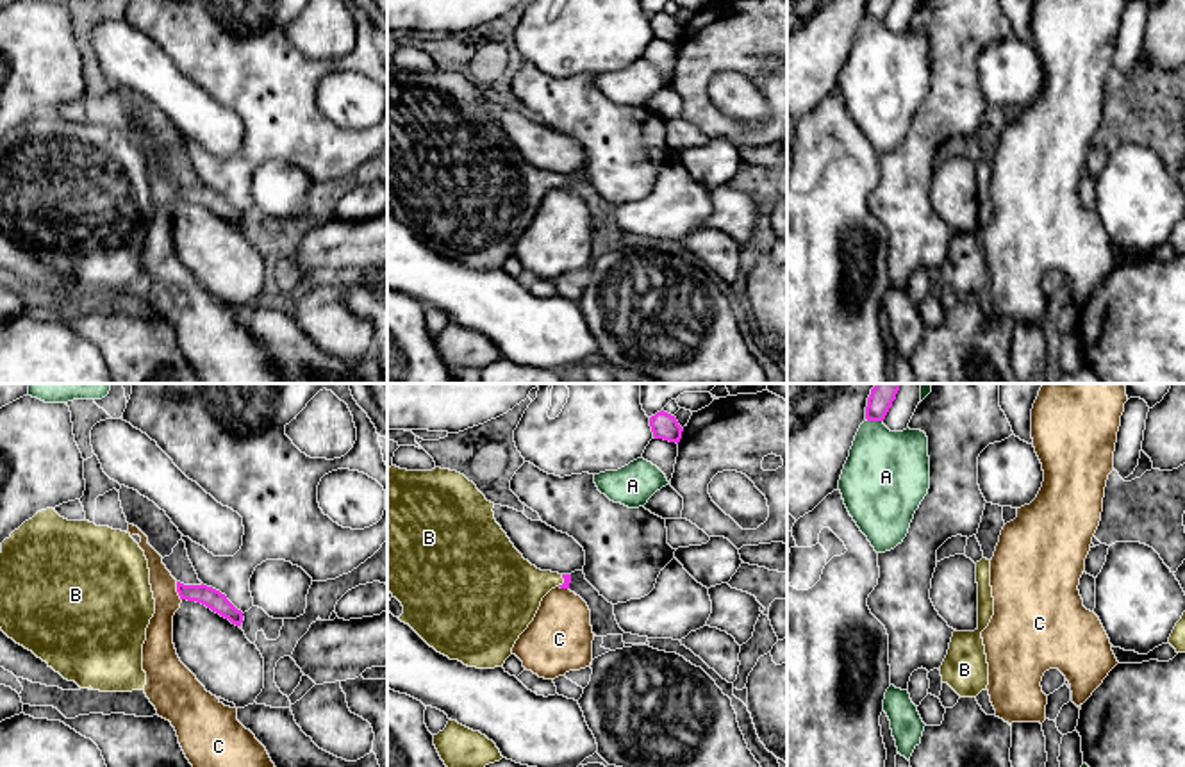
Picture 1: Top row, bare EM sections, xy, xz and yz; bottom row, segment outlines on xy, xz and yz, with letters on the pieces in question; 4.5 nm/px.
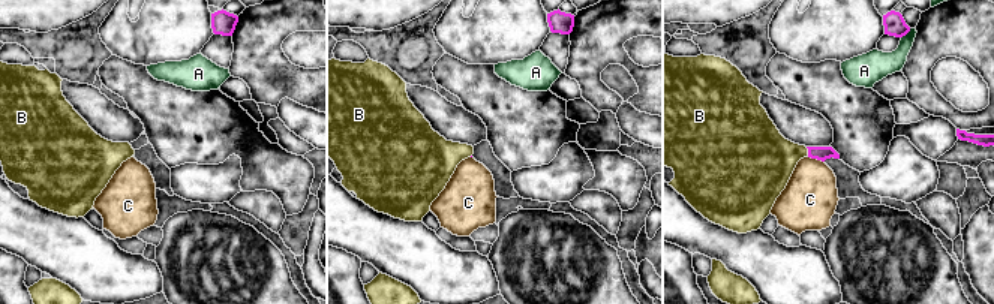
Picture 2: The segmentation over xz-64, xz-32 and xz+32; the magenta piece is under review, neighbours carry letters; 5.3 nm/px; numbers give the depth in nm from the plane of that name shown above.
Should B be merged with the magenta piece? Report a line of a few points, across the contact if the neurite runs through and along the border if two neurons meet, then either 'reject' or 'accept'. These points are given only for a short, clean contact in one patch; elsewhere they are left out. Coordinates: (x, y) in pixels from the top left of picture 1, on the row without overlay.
xz (566, 177), (564, 182), (539, 182), (511, 189) | accept

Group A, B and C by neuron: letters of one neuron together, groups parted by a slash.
A / B / C

